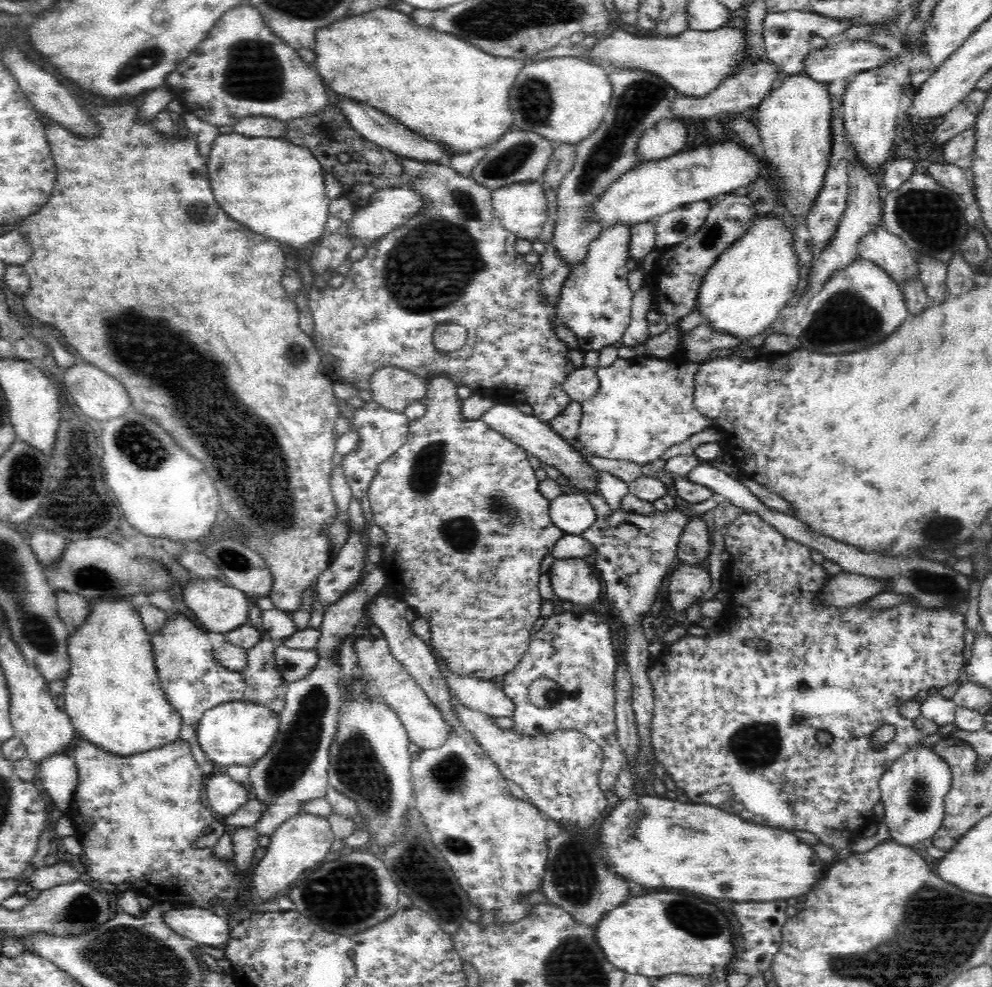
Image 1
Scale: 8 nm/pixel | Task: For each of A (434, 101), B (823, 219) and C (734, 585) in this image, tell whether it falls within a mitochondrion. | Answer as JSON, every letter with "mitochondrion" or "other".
{"A":"other","B":"mitochondrion","C":"other"}

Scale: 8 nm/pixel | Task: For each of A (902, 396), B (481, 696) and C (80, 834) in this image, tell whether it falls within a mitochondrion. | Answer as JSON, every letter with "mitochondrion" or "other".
{"A":"other","B":"other","C":"other"}

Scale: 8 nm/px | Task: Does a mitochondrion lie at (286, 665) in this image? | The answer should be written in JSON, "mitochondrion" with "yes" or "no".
{"mitochondrion":"yes"}

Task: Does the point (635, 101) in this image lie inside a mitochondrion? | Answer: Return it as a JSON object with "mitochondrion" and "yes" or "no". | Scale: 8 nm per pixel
{"mitochondrion":"yes"}

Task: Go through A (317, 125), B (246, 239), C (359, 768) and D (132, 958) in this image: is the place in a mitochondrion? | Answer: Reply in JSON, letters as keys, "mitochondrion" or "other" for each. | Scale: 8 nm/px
{"A":"mitochondrion","B":"other","C":"mitochondrion","D":"mitochondrion"}

